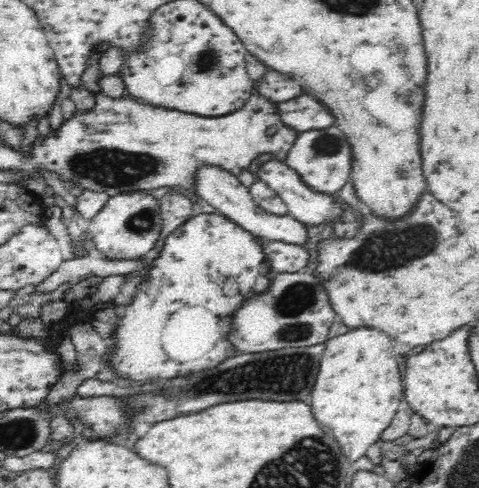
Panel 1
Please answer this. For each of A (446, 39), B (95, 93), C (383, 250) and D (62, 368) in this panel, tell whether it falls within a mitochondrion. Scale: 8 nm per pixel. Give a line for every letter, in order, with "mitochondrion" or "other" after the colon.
A: other
B: other
C: mitochondrion
D: other

